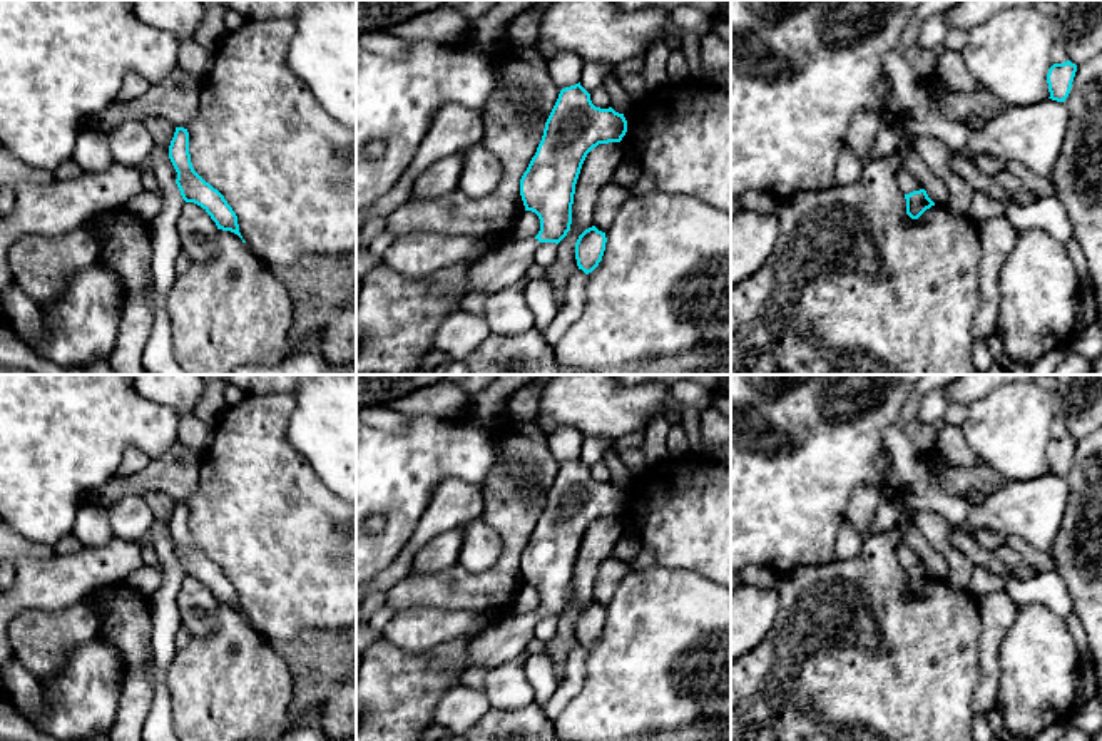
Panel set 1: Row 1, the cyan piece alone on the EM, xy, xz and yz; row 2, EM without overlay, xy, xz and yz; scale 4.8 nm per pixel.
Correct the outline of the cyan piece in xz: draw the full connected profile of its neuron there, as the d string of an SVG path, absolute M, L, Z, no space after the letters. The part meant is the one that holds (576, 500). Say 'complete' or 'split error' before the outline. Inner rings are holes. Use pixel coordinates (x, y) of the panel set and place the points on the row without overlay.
split error; M580 457L560 465L537 527L520 554L525 585L538 590L540 606L478 634L467 651L467 667L490 671L515 659L523 654L540 617L559 619L567 611L575 559L587 529L599 519L620 517L625 507L624 488L595 482Z

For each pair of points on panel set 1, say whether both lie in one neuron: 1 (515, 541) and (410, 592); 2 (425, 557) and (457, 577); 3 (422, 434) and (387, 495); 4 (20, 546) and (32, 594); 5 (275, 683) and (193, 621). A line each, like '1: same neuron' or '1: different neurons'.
1: same neuron
2: different neurons
3: same neuron
4: different neurons
5: different neurons

